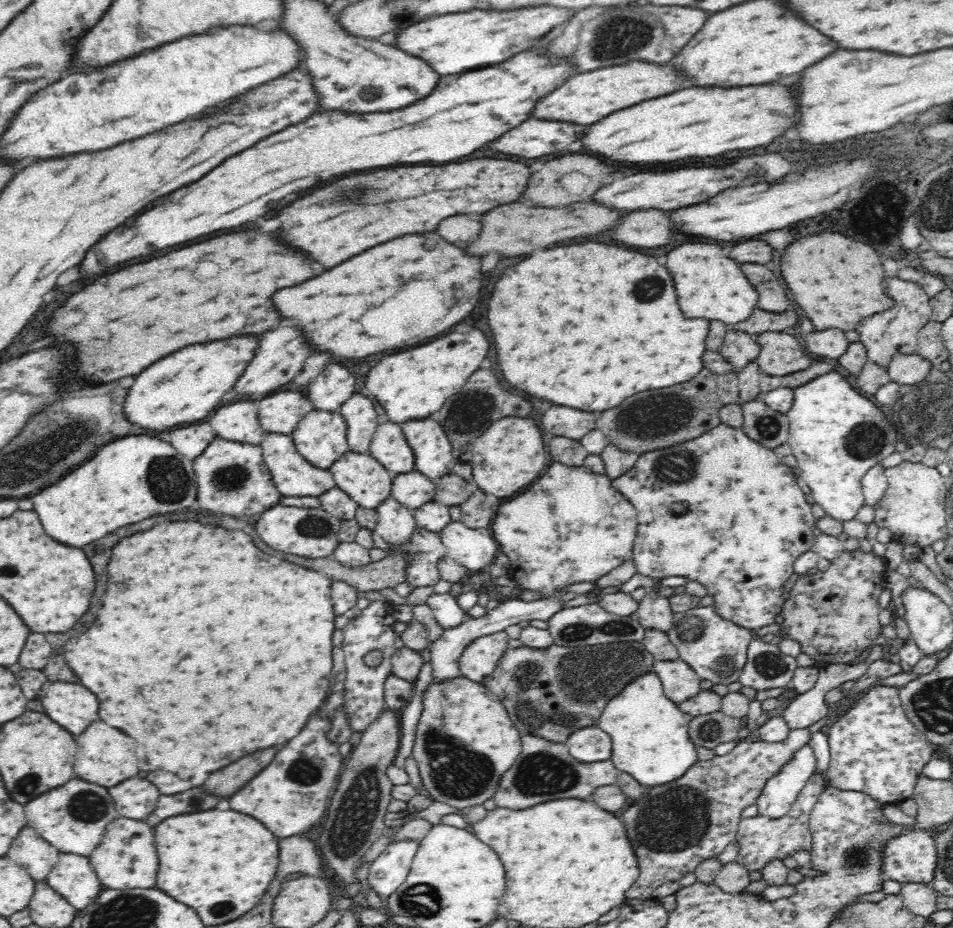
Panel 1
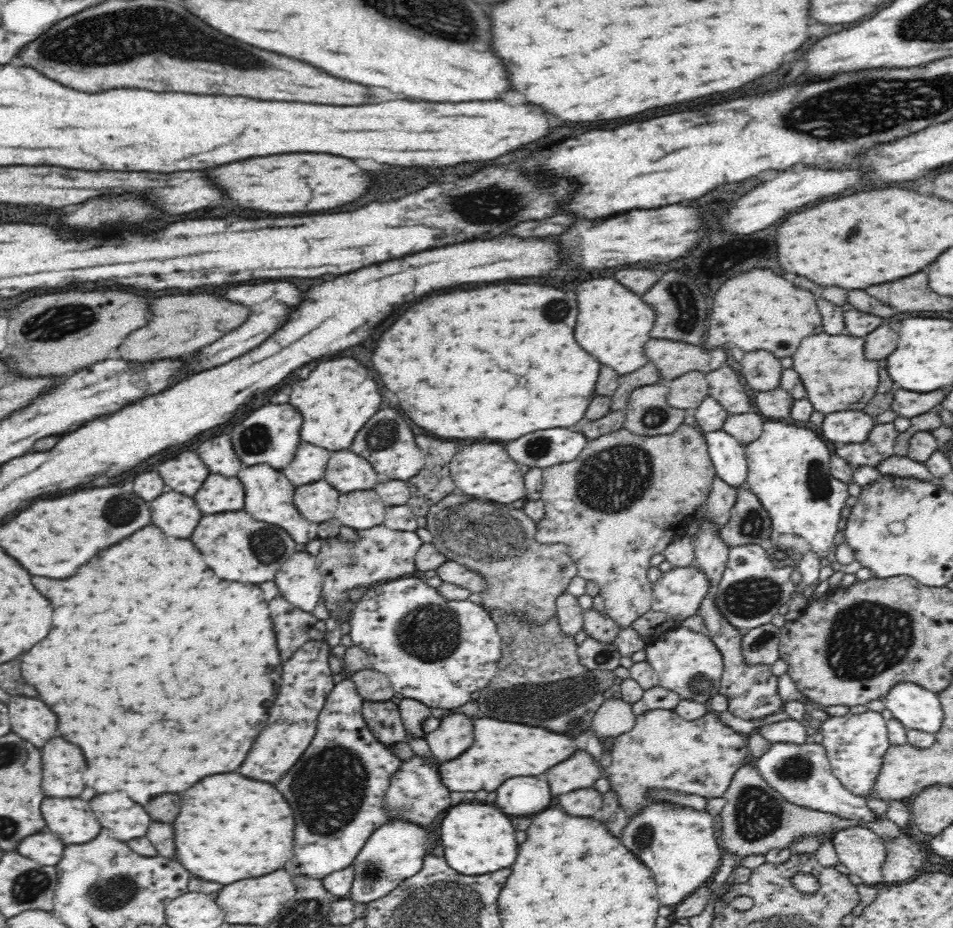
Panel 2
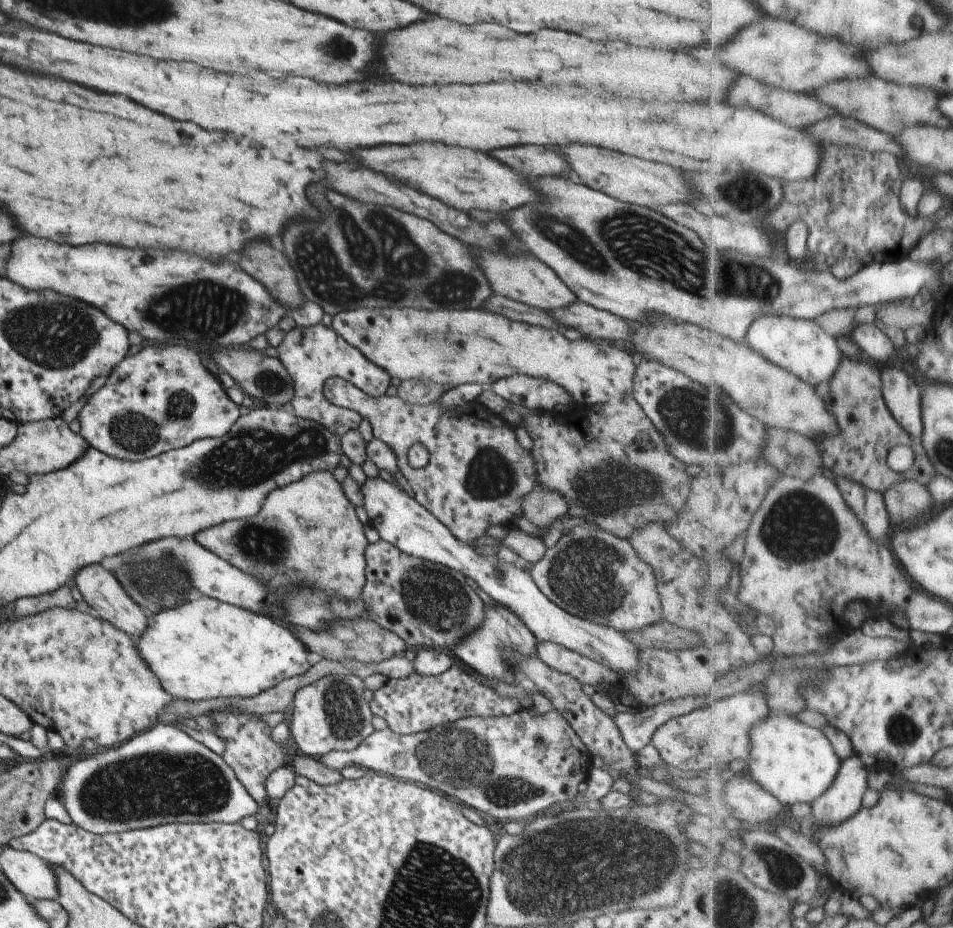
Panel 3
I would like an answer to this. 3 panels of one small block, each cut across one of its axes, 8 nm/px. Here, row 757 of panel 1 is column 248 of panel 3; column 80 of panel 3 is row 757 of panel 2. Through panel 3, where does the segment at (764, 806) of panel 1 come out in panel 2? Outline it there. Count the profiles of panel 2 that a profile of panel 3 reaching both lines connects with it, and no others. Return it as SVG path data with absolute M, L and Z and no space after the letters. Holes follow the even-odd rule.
M770 743L763 755L758 757L756 766L760 776L787 801L796 806L836 814L846 819L863 820L863 822L870 822L877 818L868 808L866 799L852 794L834 776L823 744Z

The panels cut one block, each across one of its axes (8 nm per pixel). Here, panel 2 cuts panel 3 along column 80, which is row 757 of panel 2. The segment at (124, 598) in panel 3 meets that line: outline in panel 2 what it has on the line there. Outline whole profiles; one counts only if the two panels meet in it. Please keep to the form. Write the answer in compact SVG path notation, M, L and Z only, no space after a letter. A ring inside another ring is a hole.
M578 750L566 762L550 768L546 778L550 782L552 794L566 794L578 788L590 788L598 778L604 777L604 767L599 760L594 760L588 752Z

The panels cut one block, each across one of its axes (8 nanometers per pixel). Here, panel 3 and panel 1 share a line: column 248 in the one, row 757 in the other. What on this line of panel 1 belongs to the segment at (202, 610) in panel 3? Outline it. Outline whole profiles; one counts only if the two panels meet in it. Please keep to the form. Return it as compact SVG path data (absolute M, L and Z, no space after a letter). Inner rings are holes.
M650 671L628 682L620 694L606 703L600 716L599 727L612 737L612 758L618 770L624 770L645 786L660 786L680 778L697 761L697 746L689 736L692 715L679 709L663 690L660 677Z

